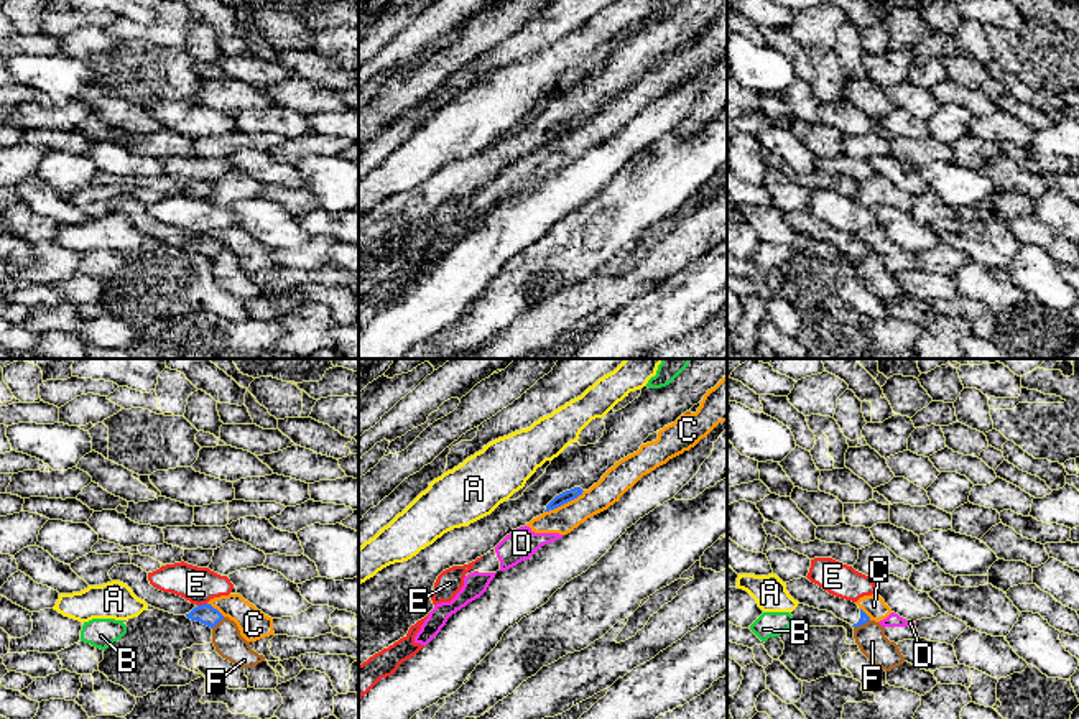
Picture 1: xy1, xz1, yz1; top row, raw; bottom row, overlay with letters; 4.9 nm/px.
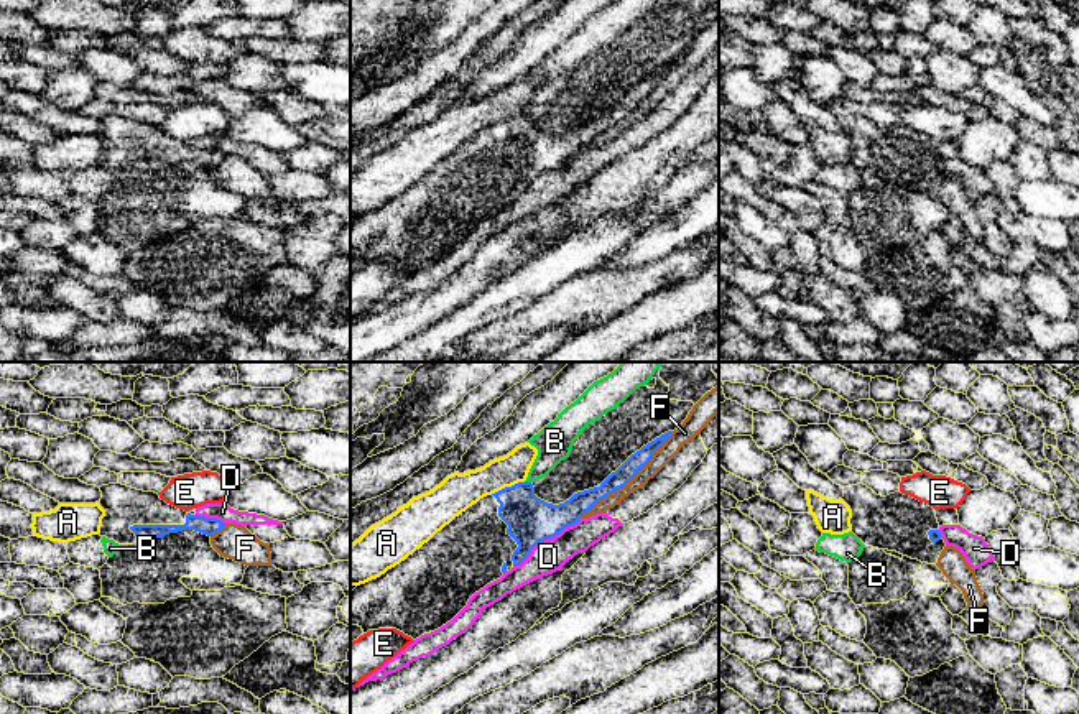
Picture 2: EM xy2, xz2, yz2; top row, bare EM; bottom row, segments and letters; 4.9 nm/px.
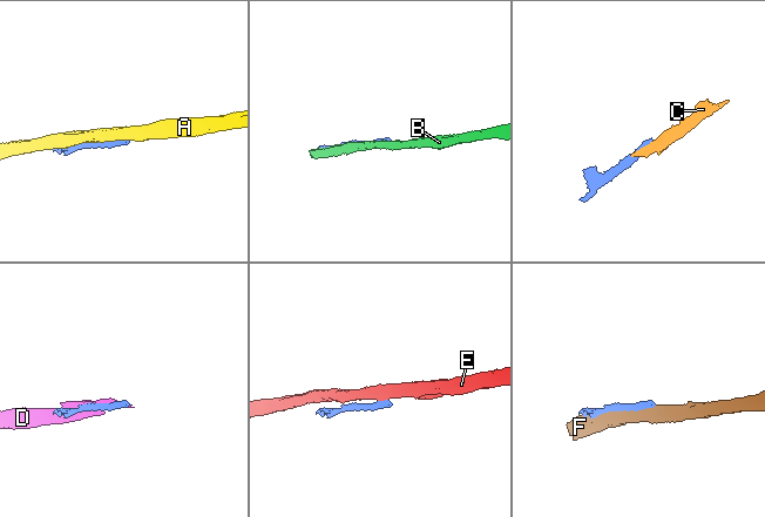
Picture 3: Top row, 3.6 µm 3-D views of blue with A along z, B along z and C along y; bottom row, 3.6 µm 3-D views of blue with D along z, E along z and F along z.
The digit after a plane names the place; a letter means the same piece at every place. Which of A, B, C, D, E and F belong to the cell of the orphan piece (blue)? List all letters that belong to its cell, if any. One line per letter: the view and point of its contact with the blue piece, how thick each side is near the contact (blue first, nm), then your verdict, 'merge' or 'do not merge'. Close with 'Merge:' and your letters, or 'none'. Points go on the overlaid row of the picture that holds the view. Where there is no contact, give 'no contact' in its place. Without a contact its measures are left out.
A: xz2 (507, 487) | 220/180 nm | do not merge
B: xz2 (528, 482) | 220/180 nm | do not merge
C: xz1 (564, 502) | 60/140 nm | do not merge
D: xz2 (546, 538) | 220/160 nm | do not merge
E: xy1 (203, 604) | 100/180 nm | do not merge
F: xz2 (629, 481) | 100/80 nm | do not merge
Merge: none

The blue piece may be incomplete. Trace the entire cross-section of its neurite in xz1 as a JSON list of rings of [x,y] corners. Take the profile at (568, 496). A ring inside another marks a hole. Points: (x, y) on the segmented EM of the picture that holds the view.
[[[692,359],[669,385],[661,388],[645,385],[638,398],[618,411],[610,410],[604,416],[604,436],[595,444],[581,446],[577,441],[569,444],[521,497],[500,503],[490,515],[469,526],[444,533],[411,559],[390,564],[362,582],[359,586],[359,665],[406,637],[410,627],[434,609],[431,597],[434,582],[442,571],[475,561],[495,550],[513,530],[582,495],[620,459],[637,452],[650,434],[674,423],[702,401],[704,395],[724,377],[727,377],[727,359]]]

